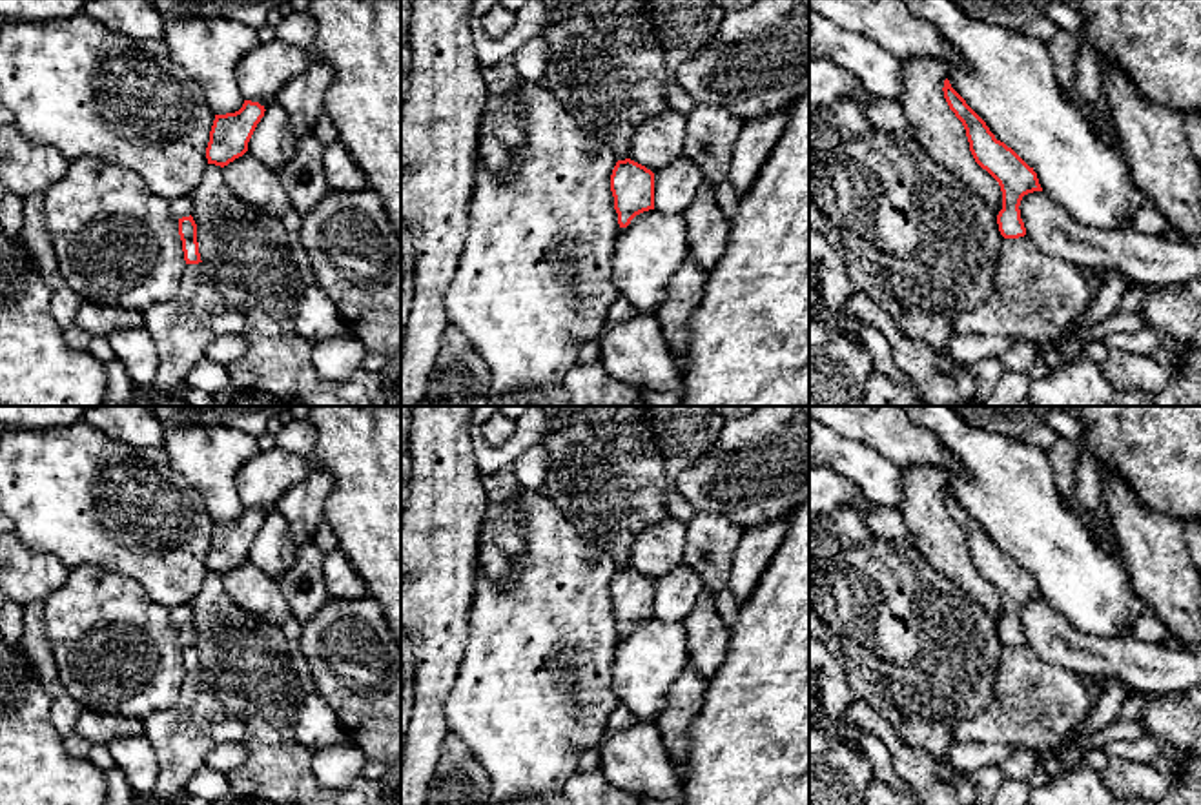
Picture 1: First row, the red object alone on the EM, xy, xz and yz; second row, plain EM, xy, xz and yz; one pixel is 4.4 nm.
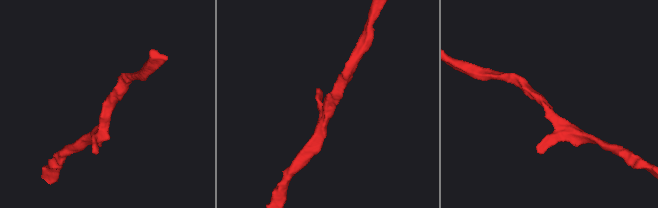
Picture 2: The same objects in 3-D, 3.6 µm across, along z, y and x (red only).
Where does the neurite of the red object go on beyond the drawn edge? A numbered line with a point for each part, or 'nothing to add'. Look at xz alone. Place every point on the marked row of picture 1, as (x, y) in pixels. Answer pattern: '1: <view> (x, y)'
nothing to add

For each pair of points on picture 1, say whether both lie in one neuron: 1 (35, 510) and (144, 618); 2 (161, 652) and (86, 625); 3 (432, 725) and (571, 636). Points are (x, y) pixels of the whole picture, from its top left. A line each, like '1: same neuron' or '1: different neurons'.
1: different neurons
2: same neuron
3: different neurons

